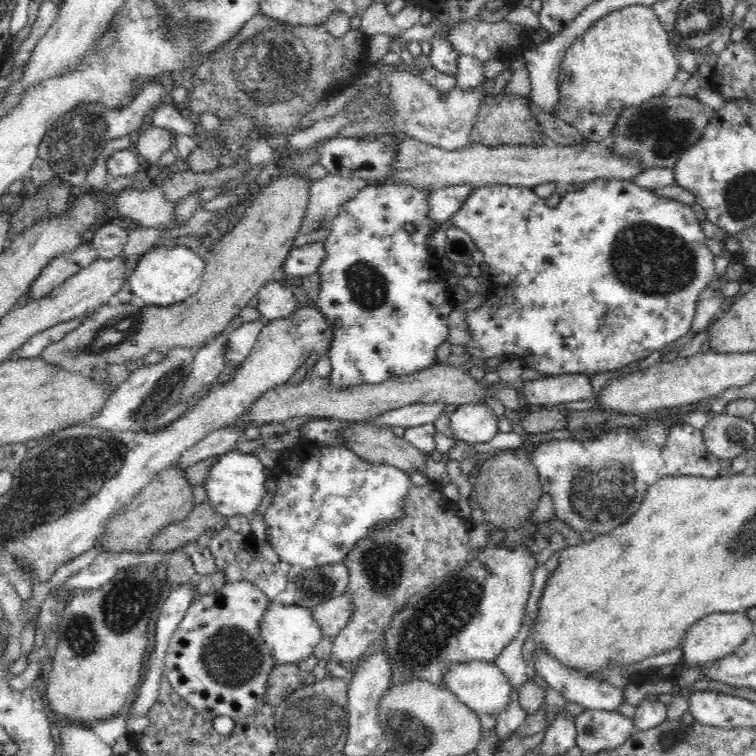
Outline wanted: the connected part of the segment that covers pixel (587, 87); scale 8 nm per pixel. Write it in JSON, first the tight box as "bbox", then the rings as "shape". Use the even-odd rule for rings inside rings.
{"bbox":[556,5,681,142],"shape":[[[632,5],[614,10],[590,26],[582,36],[578,36],[570,48],[564,52],[559,75],[560,100],[556,116],[574,126],[579,133],[592,142],[607,142],[620,114],[642,102],[662,96],[681,70],[677,56],[670,46],[669,34],[660,23],[659,17],[650,6]]]}

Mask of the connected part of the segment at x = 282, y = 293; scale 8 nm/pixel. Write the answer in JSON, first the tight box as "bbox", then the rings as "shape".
{"bbox":[256,278,299,321],"shape":[[[277,278],[264,284],[256,296],[259,300],[257,309],[262,318],[269,321],[288,318],[299,309],[294,292],[284,285],[280,285]]]}

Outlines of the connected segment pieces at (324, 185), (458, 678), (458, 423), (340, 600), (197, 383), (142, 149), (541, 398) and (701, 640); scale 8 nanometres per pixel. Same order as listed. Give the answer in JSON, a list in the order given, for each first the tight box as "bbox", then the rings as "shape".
[{"bbox":[301,174,371,233],"shape":[[[327,174],[314,180],[309,188],[306,218],[301,227],[302,233],[318,230],[323,223],[330,224],[339,214],[340,206],[352,200],[356,193],[371,184],[365,178],[342,178]]]},{"bbox":[444,660,513,717],"shape":[[[474,660],[464,664],[450,664],[450,668],[444,674],[444,686],[476,714],[491,714],[498,717],[513,700],[512,683],[495,662]]]},{"bbox":[450,403,498,444],"shape":[[[486,403],[458,405],[450,416],[453,437],[471,444],[490,442],[498,433],[494,411]]]},{"bbox":[311,590,354,639],"shape":[[[346,590],[336,598],[328,599],[311,609],[316,622],[320,624],[322,636],[333,639],[348,624],[354,604]]]},{"bbox":[179,332,228,402],"shape":[[[222,332],[216,338],[208,340],[195,354],[194,364],[182,392],[179,392],[179,402],[188,400],[202,388],[214,384],[218,376],[226,371],[225,348],[228,333]]]},{"bbox":[133,126,175,163],"shape":[[[146,126],[134,136],[133,146],[146,161],[155,163],[164,152],[170,150],[172,142],[175,142],[175,135],[169,130]]]},{"bbox":[522,374,592,405],"shape":[[[561,374],[528,380],[522,394],[527,404],[555,405],[592,398],[592,385],[585,374]]]},{"bbox":[680,609,755,668],"shape":[[[746,609],[736,612],[719,611],[703,616],[686,632],[686,636],[682,640],[680,645],[683,652],[681,666],[683,668],[710,666],[716,660],[738,650],[754,632],[755,626],[750,621]]]}]

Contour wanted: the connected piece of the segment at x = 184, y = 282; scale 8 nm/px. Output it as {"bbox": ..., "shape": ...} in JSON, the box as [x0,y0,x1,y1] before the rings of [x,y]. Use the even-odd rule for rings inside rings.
{"bbox":[129,245,205,307],"shape":[[[181,245],[156,246],[144,253],[129,276],[130,290],[140,304],[165,307],[192,296],[203,282],[205,258]]]}

